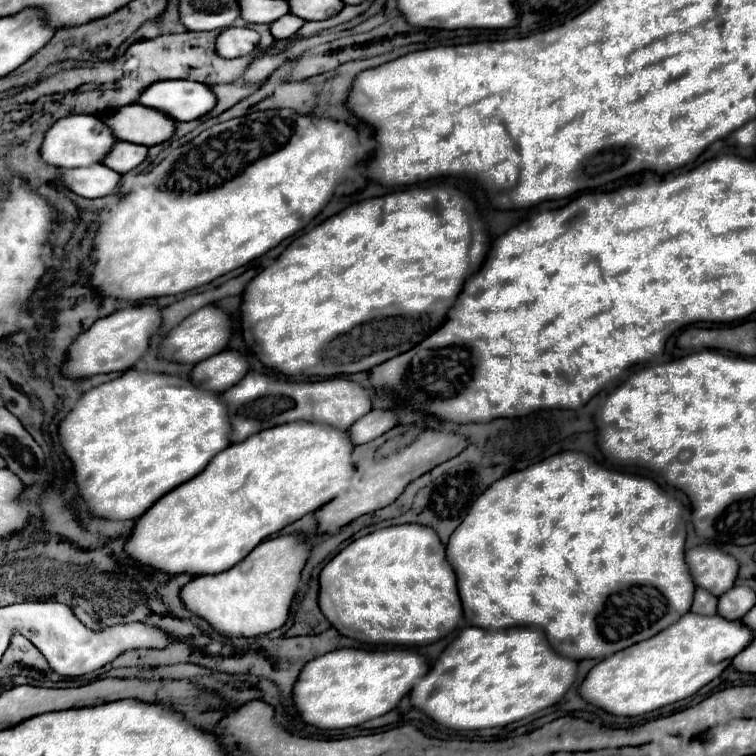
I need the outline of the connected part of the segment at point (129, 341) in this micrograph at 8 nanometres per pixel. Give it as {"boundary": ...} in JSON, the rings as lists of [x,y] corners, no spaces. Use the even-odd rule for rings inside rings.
{"boundary":[[[134,305],[114,311],[108,317],[98,319],[86,333],[78,335],[74,345],[68,351],[68,361],[62,367],[62,373],[70,377],[90,377],[96,373],[126,371],[146,353],[150,339],[162,327],[162,307],[158,305]]]}

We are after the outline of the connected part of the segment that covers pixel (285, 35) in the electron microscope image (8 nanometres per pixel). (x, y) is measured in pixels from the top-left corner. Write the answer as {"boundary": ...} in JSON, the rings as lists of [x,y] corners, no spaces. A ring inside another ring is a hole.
{"boundary":[[[286,15],[286,17],[280,17],[280,21],[274,21],[274,25],[270,27],[274,39],[290,39],[292,35],[298,33],[298,29],[304,25],[306,21],[296,17],[296,15]]]}

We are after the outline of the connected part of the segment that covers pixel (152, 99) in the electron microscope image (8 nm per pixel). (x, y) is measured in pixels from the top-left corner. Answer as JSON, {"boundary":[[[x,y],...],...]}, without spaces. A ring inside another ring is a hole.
{"boundary":[[[162,81],[146,89],[138,103],[160,109],[176,121],[194,121],[214,109],[216,95],[198,81]]]}

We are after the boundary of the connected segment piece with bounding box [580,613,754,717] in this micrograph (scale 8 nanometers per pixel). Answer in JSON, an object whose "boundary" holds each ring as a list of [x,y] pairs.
{"boundary":[[[686,613],[684,617],[680,617],[680,621],[672,623],[668,629],[660,631],[656,637],[650,637],[648,641],[640,641],[638,645],[630,645],[628,649],[602,659],[586,675],[584,683],[580,685],[580,695],[588,703],[598,705],[612,715],[622,715],[622,717],[644,715],[664,705],[692,697],[698,689],[702,689],[706,683],[718,677],[732,663],[732,657],[736,657],[740,649],[746,649],[752,639],[754,639],[754,631],[748,629],[748,625],[744,625],[742,621],[728,621],[718,615],[708,617],[708,615]]]}

